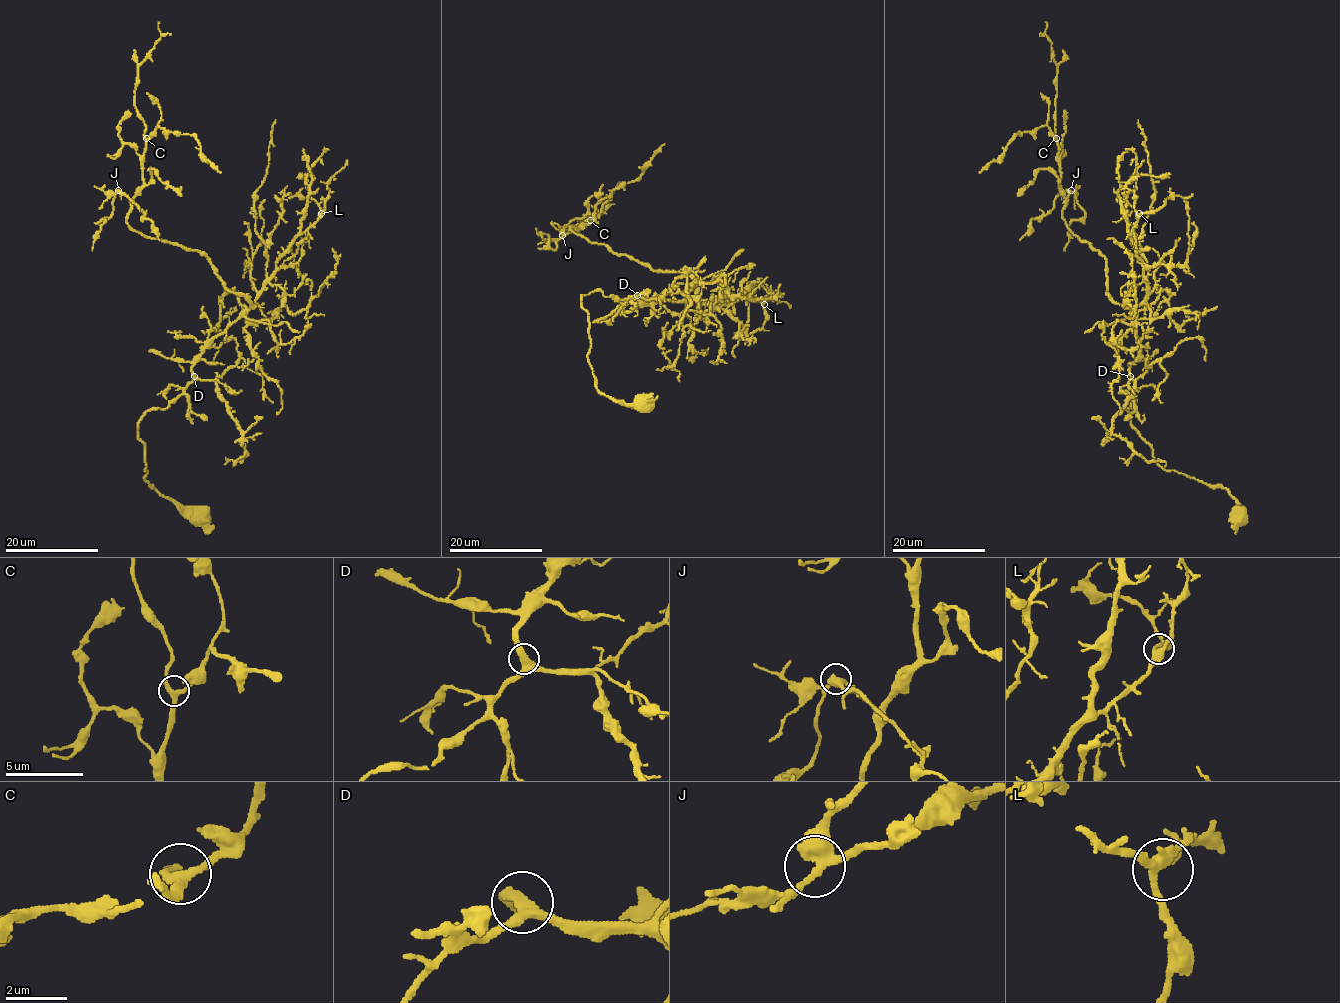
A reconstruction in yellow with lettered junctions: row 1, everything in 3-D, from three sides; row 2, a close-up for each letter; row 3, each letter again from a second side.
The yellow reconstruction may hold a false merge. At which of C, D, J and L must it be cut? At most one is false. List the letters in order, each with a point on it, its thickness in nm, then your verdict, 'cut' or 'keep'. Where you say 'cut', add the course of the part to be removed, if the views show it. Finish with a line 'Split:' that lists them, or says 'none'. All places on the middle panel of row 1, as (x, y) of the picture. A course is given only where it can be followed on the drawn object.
C: at (590, 220); 240 nm thick; keep
D: at (637, 295); 280 nm thick; keep
J: at (562, 235); 360 nm thick; keep
L: at (764, 304); 340 nm thick; keep
Split: none

